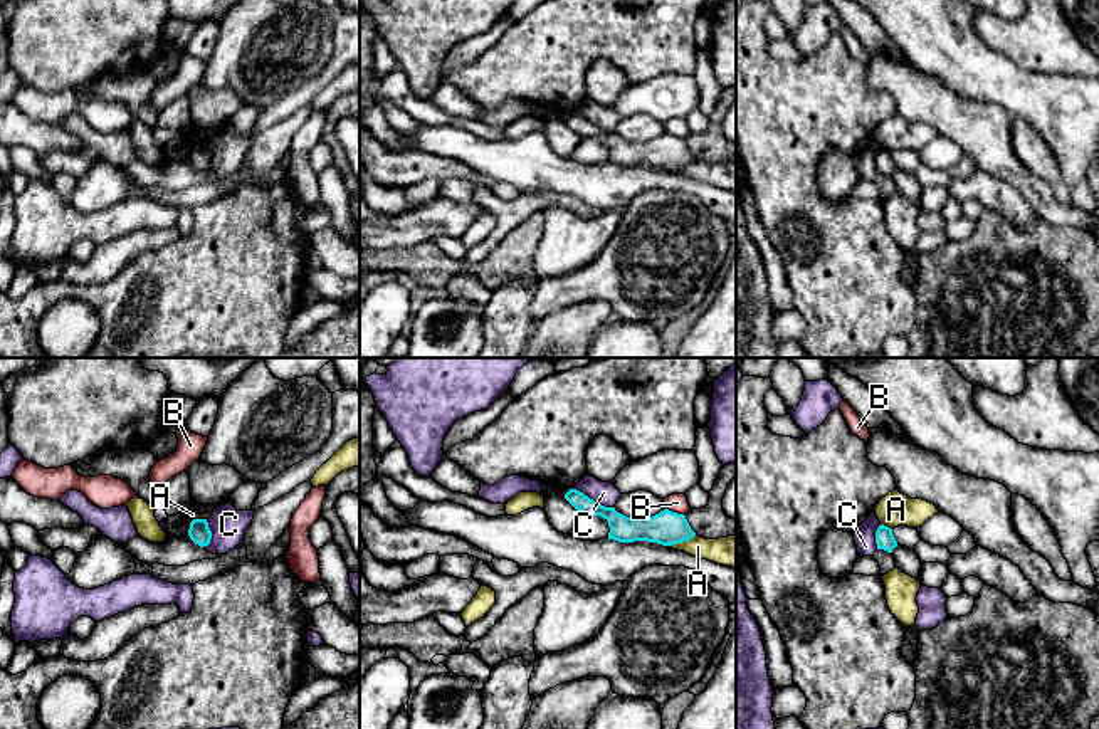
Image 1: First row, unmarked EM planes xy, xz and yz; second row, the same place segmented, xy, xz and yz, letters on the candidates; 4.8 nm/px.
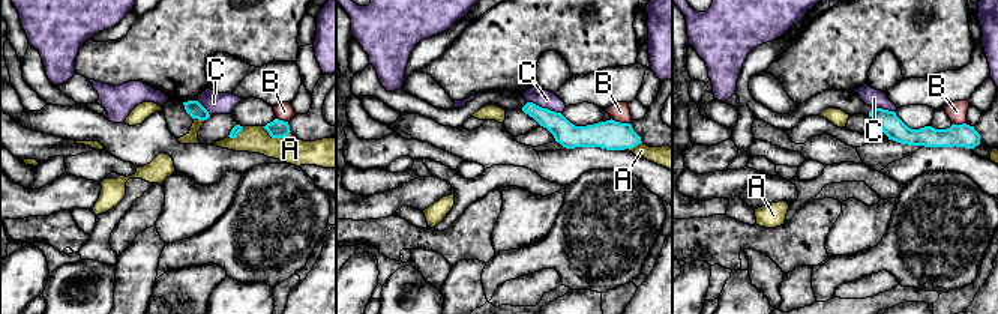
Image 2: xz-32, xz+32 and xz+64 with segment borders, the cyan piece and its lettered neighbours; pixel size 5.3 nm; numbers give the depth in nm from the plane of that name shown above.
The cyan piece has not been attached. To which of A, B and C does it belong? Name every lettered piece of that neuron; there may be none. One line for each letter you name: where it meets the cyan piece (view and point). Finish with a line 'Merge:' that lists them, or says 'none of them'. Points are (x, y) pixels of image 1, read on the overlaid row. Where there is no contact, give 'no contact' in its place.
Merge: none of them

